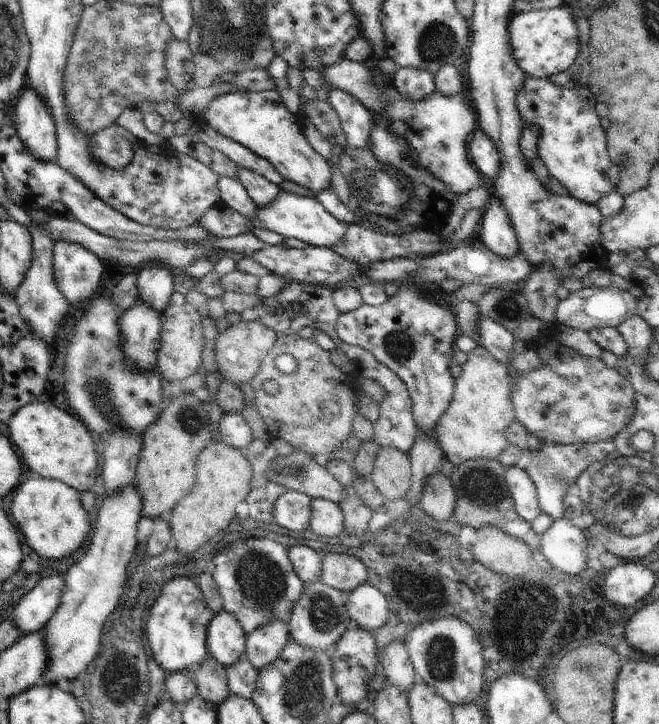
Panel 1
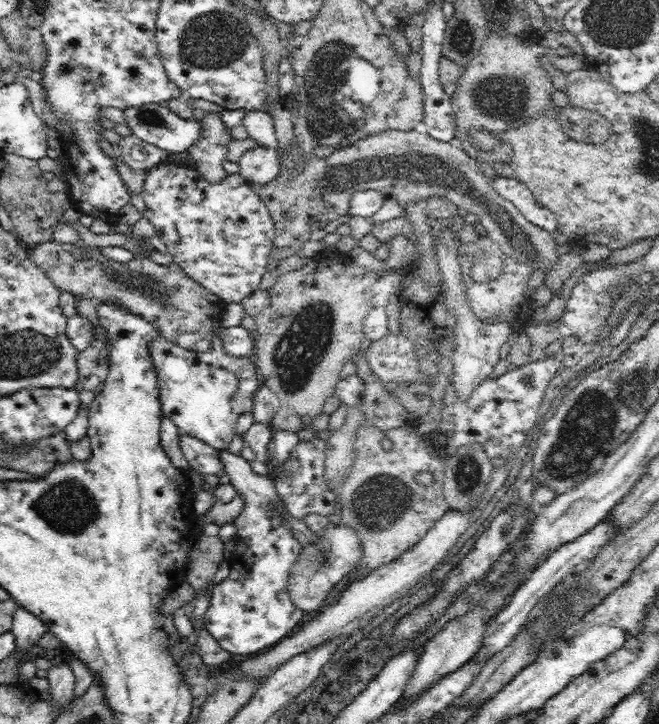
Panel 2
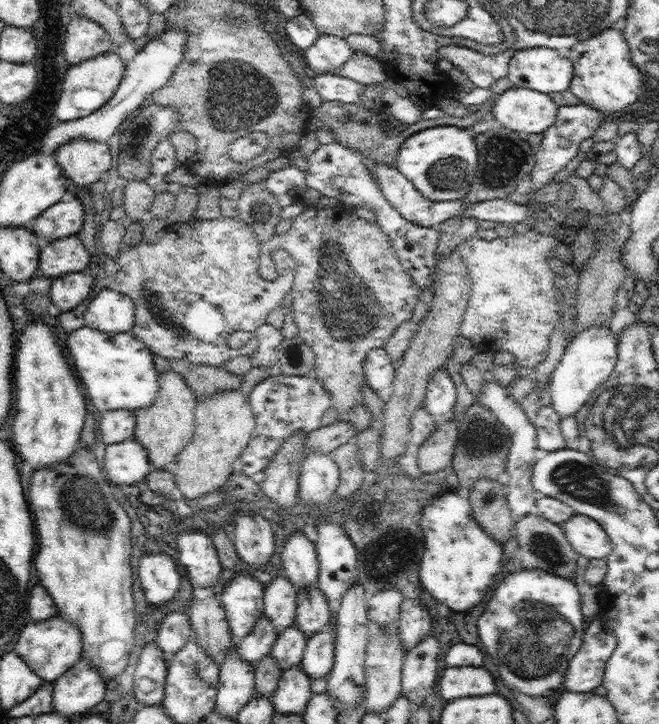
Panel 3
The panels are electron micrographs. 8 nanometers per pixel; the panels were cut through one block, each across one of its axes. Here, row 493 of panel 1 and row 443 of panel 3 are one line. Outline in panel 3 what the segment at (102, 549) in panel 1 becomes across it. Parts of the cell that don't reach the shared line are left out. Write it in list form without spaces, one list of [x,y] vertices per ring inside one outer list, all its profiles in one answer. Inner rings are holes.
[[[136,440],[108,444],[105,448],[105,468],[108,480],[114,484],[134,486],[150,472],[148,452]]]

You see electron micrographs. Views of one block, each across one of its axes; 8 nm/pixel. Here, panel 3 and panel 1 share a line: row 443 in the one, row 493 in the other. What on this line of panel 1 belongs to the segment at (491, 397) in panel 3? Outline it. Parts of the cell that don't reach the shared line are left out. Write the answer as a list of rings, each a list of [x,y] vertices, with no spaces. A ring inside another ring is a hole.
[[[522,465],[510,466],[505,470],[504,478],[515,502],[516,512],[524,520],[532,522],[542,512],[535,482]]]

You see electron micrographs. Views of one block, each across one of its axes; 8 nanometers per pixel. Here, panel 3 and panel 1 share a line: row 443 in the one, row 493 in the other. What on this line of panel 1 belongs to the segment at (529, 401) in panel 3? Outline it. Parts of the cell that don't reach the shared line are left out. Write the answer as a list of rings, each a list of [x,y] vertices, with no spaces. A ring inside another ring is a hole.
[[[606,439],[597,443],[580,442],[570,445],[557,445],[546,441],[546,444],[540,444],[534,450],[525,450],[525,459],[522,466],[535,482],[542,512],[547,513],[554,519],[562,517],[564,511],[562,500],[568,492],[575,490],[580,473],[596,461],[606,458],[606,455],[614,452],[614,449],[613,439]]]

